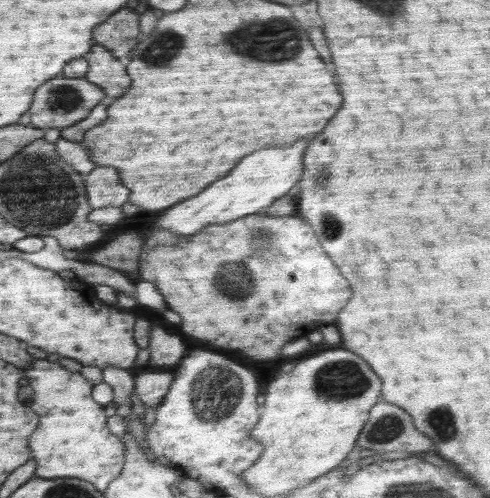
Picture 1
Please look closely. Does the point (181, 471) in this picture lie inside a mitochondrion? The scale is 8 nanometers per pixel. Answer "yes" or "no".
no

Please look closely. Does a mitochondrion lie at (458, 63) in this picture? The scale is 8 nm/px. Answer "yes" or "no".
no

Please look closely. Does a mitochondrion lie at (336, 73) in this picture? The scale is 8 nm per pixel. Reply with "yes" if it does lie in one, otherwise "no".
no

